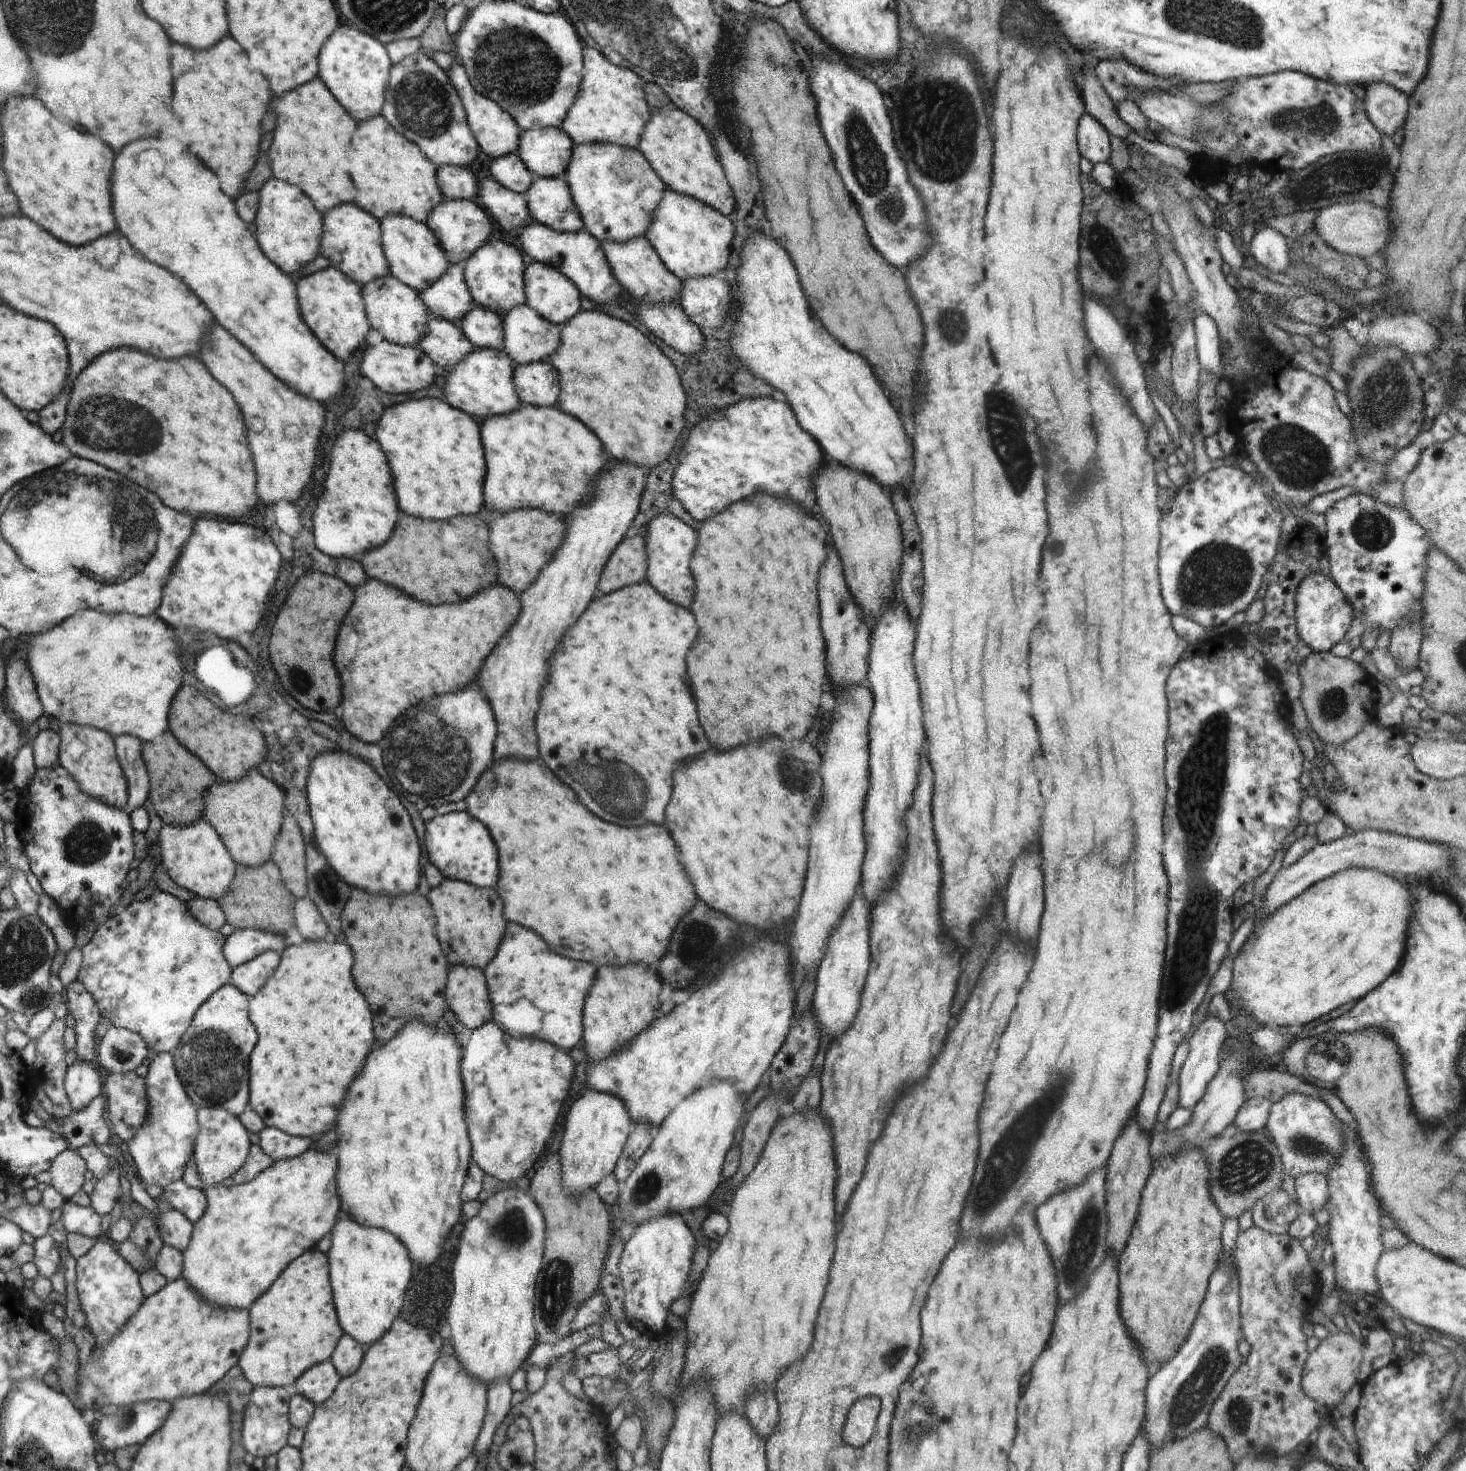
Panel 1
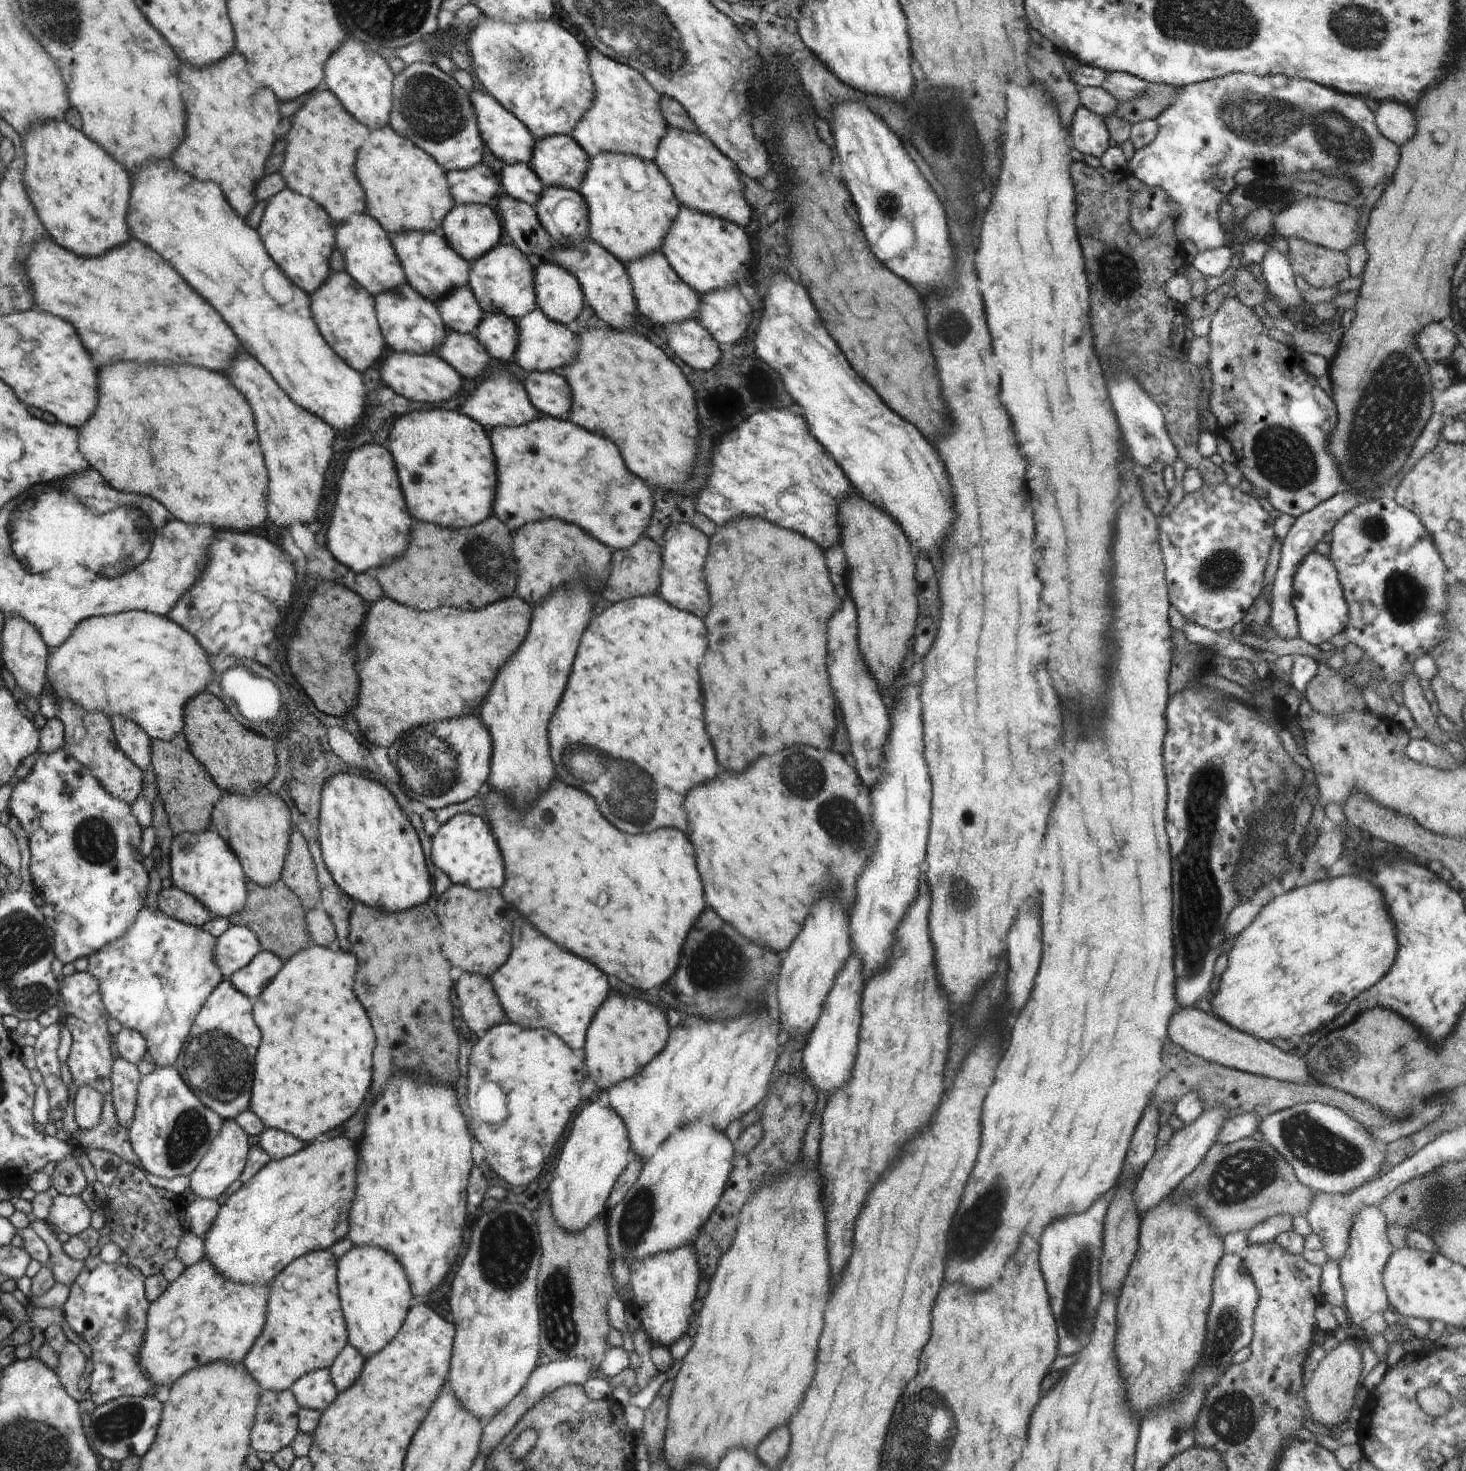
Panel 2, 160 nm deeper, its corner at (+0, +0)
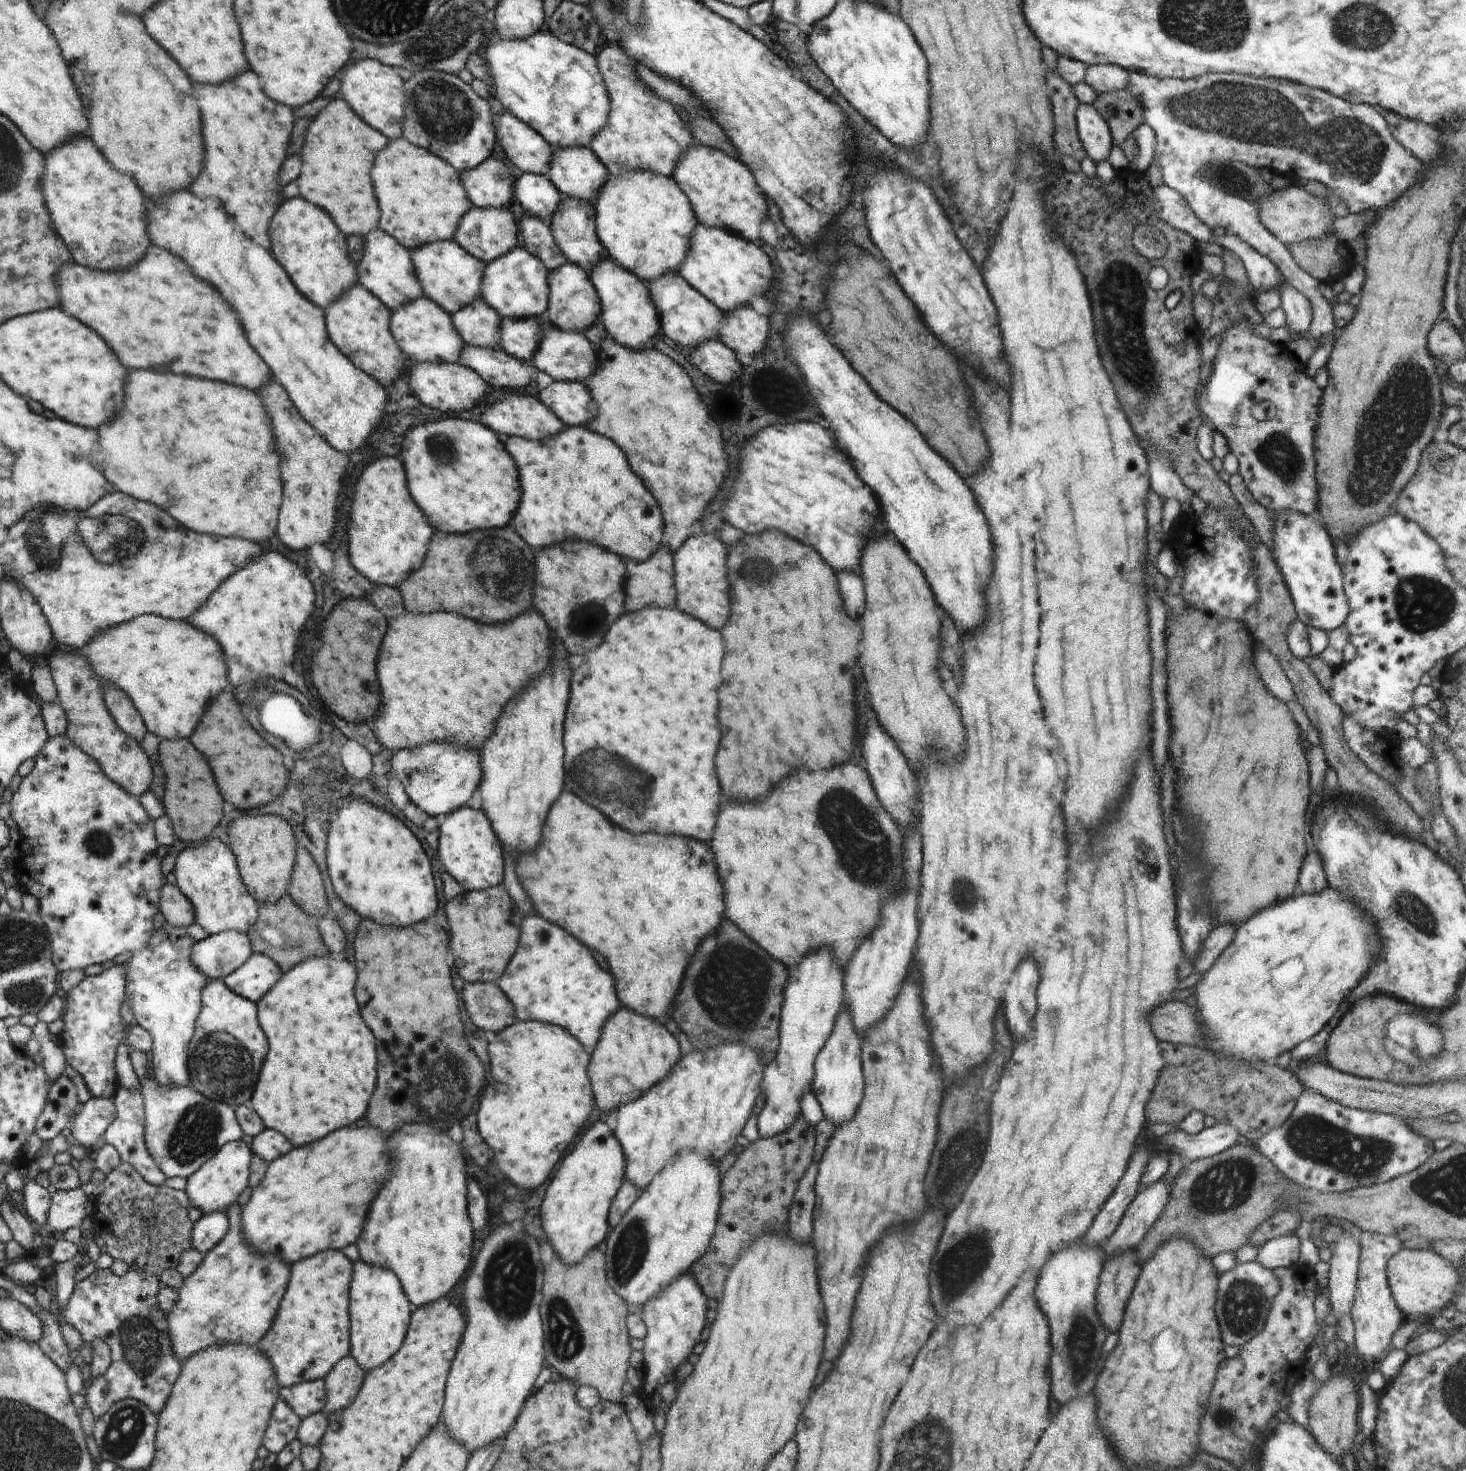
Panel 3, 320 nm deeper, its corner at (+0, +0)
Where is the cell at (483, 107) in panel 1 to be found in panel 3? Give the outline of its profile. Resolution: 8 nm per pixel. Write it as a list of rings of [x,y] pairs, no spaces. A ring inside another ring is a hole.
[[[504,111],[496,115],[497,133],[507,157],[519,171],[548,176],[554,146],[544,140],[531,125]]]

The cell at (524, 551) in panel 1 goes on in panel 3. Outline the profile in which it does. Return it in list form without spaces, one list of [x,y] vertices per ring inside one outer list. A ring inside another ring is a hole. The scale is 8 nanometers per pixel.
[[[572,540],[542,548],[536,556],[534,609],[554,631],[554,638],[569,655],[584,656],[598,648],[625,608],[627,567],[623,558],[588,541]]]

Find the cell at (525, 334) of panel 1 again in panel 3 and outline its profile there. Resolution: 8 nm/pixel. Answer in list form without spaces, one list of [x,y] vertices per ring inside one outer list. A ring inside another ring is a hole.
[[[540,316],[540,320],[545,326],[545,336],[531,364],[533,364],[538,371],[542,370],[542,372],[546,372],[548,376],[552,376],[554,381],[580,381],[584,383],[594,374],[594,370],[596,370],[596,347],[582,333],[564,331],[563,329],[554,327],[547,320],[546,316]]]

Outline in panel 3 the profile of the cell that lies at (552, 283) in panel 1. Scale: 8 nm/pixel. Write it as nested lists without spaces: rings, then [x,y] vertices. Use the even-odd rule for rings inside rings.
[[[570,262],[559,266],[549,272],[549,310],[546,312],[547,320],[564,331],[582,333],[584,328],[597,322],[598,314],[603,312],[600,296],[597,293],[589,274],[577,264]]]

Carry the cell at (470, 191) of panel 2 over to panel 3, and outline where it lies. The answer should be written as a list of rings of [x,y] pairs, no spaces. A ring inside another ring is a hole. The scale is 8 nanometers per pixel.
[[[492,157],[478,167],[460,172],[465,191],[472,204],[480,208],[506,206],[514,192],[514,168]]]

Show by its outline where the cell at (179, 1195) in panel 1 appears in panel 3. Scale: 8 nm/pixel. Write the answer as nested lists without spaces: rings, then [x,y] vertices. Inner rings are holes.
[[[226,1213],[202,1215],[194,1224],[191,1246],[205,1255],[224,1238],[228,1229],[229,1220]]]

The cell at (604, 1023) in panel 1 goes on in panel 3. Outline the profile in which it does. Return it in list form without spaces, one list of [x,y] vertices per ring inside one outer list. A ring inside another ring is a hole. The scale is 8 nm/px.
[[[626,1007],[609,1017],[604,1032],[592,1053],[589,1067],[592,1088],[596,1088],[596,1106],[609,1112],[634,1103],[643,1093],[666,1079],[681,1059],[677,1038],[666,1027]]]

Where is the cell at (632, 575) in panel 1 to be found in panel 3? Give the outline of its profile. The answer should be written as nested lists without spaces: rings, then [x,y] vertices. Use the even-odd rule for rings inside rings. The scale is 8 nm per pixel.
[[[665,544],[650,559],[637,563],[632,559],[623,558],[627,567],[625,580],[625,608],[627,612],[642,611],[644,607],[658,607],[661,609],[677,608],[677,590],[675,576],[674,553]]]

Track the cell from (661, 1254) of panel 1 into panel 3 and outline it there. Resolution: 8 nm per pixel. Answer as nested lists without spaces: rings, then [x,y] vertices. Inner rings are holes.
[[[686,1272],[657,1297],[644,1304],[641,1314],[647,1328],[644,1338],[644,1387],[650,1394],[646,1398],[652,1410],[666,1412],[677,1400],[681,1384],[676,1380],[676,1370],[687,1361],[692,1349],[700,1342],[700,1334],[706,1328],[707,1296],[693,1276]]]

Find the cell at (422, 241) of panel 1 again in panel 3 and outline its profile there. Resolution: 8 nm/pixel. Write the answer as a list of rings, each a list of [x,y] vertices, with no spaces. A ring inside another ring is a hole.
[[[455,240],[428,243],[410,250],[410,254],[426,296],[440,308],[455,313],[482,298],[486,263],[471,256]]]

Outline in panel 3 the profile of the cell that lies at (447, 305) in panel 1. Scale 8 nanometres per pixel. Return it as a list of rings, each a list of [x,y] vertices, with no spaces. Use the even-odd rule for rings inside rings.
[[[482,298],[451,313],[453,324],[466,344],[487,349],[500,348],[502,316]]]

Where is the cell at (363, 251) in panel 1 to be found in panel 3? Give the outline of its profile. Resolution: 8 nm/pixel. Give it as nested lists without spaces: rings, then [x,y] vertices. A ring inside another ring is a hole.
[[[382,229],[365,237],[365,251],[357,266],[359,284],[375,294],[388,309],[395,311],[407,303],[426,297],[425,290],[417,276],[410,250],[401,245],[392,235]]]

